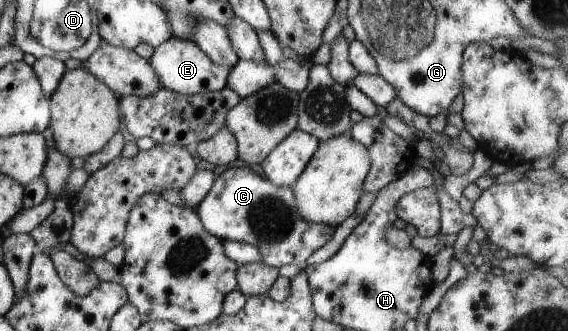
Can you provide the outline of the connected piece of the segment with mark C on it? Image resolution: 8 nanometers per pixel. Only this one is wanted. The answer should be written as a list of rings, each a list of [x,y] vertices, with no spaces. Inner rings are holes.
[[[242,163],[233,164],[230,168],[226,168],[225,172],[217,175],[213,187],[195,210],[209,234],[221,241],[240,241],[259,248],[261,256],[263,256],[263,263],[277,270],[287,264],[305,265],[313,252],[325,246],[332,239],[336,230],[333,226],[311,224],[307,220],[303,220],[296,211],[292,188],[276,186],[268,179],[262,179],[259,174],[255,174]]]

